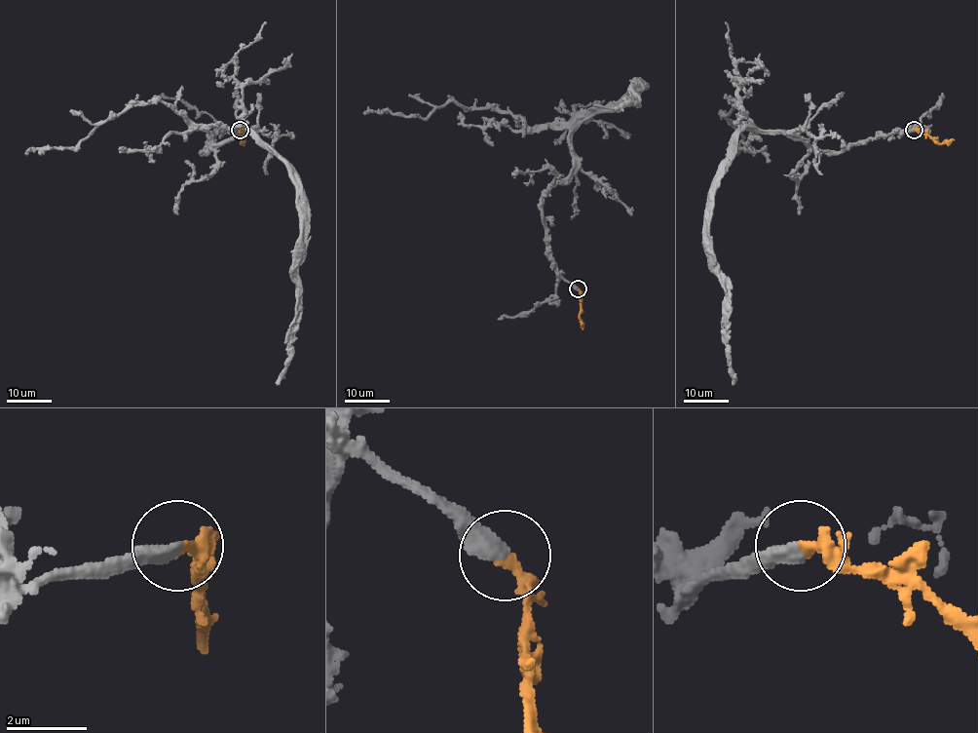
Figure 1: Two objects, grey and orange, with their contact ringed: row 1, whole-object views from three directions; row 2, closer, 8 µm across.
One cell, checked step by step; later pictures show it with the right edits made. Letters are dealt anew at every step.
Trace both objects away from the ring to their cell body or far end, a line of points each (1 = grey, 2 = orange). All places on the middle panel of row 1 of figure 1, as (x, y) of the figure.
1: (578, 289), (557, 272), (545, 239), (542, 197), (573, 168), (572, 133), (640, 83), (636, 101), (616, 108)
2: (578, 289), (583, 329)

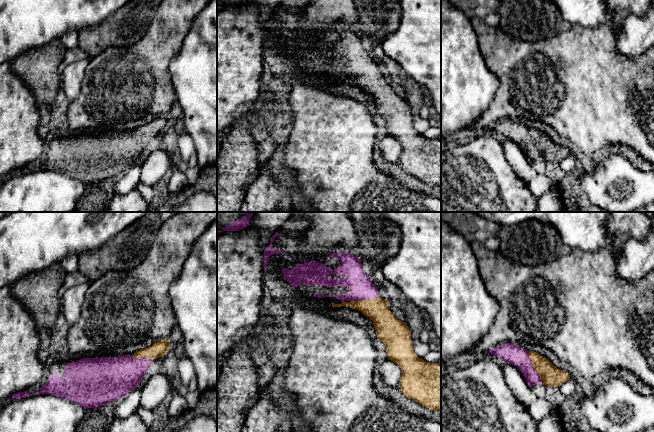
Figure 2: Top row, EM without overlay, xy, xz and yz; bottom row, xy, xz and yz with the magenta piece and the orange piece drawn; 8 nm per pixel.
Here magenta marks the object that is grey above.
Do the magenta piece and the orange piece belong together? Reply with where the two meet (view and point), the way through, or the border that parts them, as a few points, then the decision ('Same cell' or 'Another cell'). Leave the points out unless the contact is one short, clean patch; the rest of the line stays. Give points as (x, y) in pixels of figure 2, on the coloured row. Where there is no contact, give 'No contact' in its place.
Touches magenta at yz (532, 366). Same cell

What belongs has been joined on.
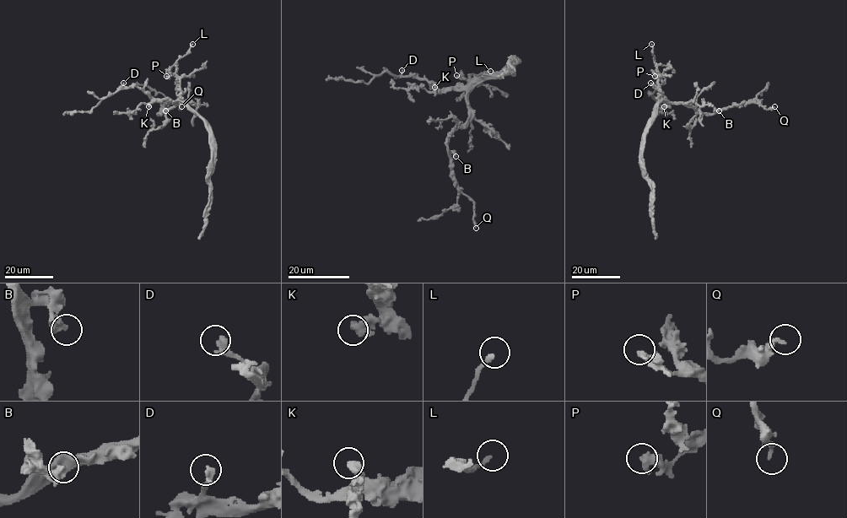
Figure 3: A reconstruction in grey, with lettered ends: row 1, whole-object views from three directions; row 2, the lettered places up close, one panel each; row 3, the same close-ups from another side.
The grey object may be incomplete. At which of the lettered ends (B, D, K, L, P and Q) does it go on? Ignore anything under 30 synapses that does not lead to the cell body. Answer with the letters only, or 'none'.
none

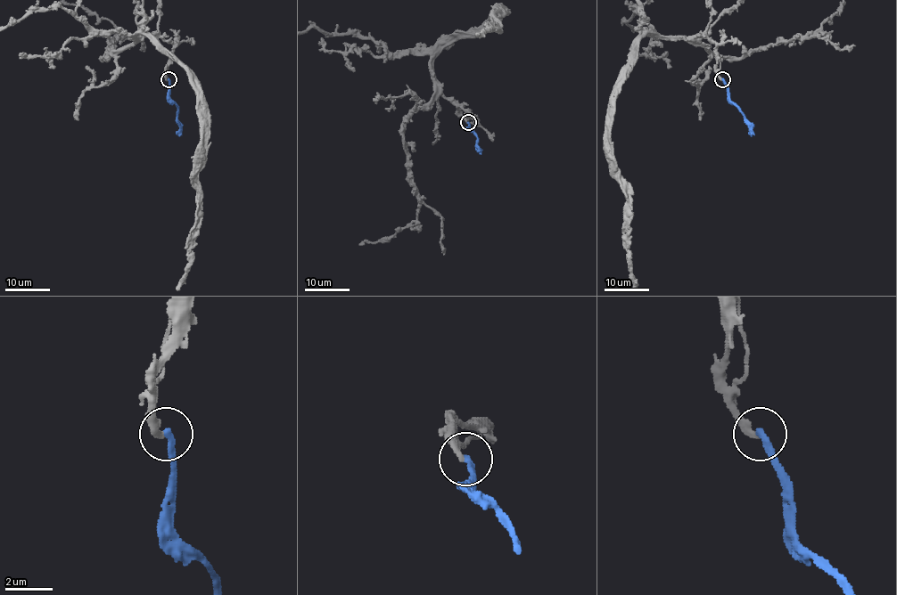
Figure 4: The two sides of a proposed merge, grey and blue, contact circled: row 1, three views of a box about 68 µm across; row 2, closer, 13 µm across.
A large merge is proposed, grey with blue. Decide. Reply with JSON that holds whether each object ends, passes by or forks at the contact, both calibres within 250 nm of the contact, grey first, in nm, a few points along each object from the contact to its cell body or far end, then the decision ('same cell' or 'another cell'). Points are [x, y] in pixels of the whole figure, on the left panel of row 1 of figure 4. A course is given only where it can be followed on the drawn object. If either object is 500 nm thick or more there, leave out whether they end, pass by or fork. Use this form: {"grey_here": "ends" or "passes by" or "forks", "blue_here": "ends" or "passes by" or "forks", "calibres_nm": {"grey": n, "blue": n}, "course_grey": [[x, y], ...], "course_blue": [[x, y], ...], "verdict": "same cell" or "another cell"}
{"grey_here": "ends", "blue_here": "ends", "calibres_nm": {"grey": 280, "blue": 280}, "course_grey": [[168, 80], [173, 44], [134, 36], [144, 32], [185, 69], [202, 119], [198, 223], [190, 266], [177, 290]], "course_blue": [[168, 80], [169, 99], [177, 108], [181, 134]], "verdict": "same cell"}

